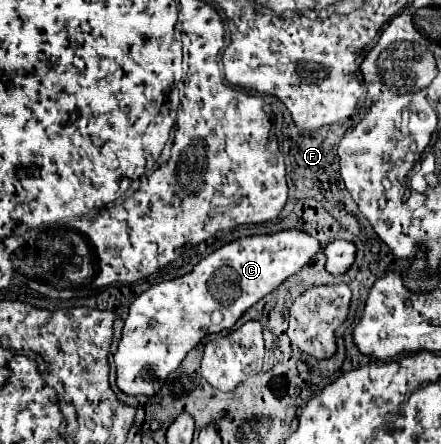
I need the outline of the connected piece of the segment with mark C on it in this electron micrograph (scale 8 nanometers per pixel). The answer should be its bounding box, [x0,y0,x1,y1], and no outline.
[113,230,321,396]

